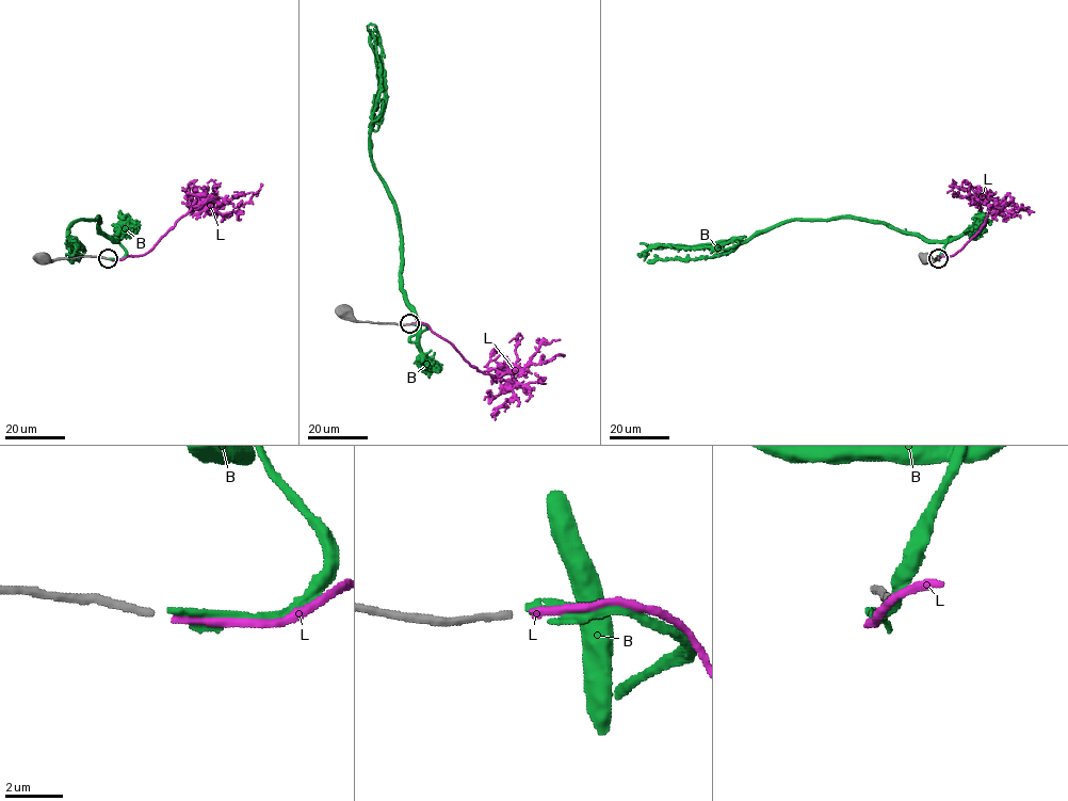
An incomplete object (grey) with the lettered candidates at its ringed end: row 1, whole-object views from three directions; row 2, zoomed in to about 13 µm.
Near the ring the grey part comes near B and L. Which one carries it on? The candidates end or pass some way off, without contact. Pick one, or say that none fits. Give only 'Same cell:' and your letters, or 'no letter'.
Same cell: L

